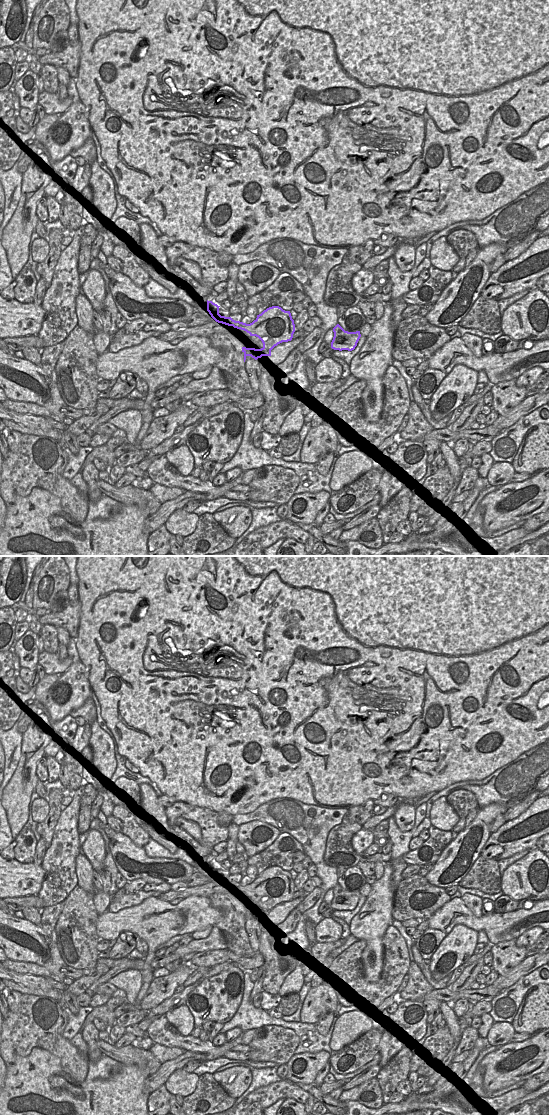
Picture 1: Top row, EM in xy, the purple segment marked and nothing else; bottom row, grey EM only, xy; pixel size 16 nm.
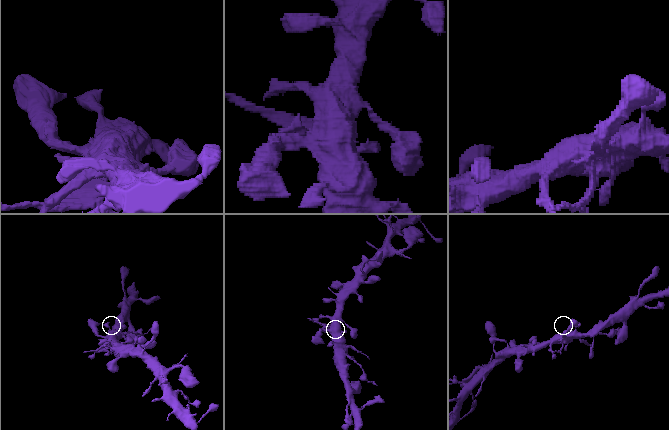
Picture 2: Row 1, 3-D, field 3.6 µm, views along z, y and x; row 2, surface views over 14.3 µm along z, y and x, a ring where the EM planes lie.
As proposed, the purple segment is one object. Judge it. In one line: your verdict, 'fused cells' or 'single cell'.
fused cells

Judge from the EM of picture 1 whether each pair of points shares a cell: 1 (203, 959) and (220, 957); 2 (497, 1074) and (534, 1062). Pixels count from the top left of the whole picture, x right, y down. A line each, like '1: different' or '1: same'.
1: same
2: same

